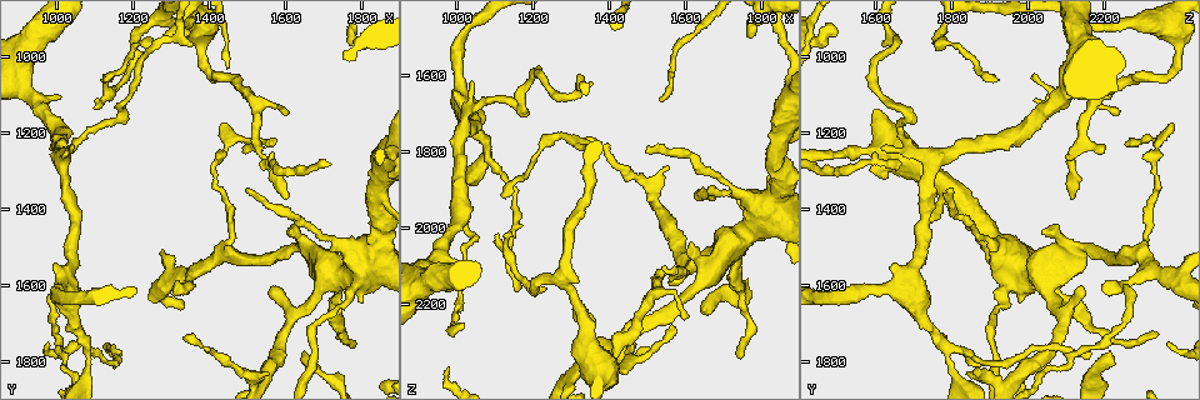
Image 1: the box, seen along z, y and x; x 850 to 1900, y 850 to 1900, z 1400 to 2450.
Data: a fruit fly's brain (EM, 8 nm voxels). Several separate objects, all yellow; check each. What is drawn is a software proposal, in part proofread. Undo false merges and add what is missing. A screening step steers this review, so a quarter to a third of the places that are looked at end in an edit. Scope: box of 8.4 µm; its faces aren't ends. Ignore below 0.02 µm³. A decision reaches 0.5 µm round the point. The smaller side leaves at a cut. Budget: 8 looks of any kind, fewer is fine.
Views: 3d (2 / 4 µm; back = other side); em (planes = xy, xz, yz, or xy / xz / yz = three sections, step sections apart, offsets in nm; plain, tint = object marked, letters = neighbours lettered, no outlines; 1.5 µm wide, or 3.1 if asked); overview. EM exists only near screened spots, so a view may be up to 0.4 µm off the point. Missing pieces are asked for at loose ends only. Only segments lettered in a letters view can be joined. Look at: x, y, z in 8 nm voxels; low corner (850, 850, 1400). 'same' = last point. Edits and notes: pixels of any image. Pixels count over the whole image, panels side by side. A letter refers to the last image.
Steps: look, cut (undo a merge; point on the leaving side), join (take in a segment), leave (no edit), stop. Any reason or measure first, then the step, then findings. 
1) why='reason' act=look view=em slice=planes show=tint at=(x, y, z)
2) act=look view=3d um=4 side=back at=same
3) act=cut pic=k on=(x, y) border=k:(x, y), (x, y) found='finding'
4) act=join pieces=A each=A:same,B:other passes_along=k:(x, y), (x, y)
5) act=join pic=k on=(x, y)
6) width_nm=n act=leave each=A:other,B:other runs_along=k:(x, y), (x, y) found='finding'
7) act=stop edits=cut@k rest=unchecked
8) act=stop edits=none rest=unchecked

why='thin end' act=look view=3d um=4 at=(1435, 1170, 2370)

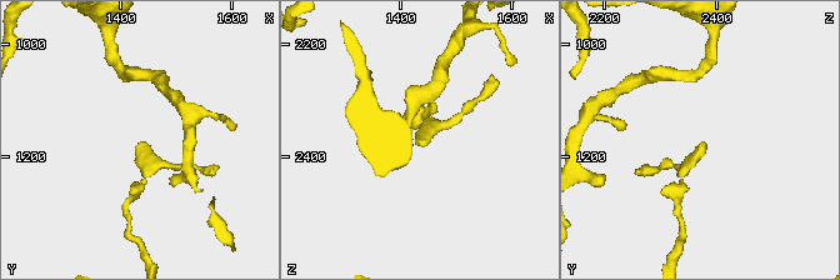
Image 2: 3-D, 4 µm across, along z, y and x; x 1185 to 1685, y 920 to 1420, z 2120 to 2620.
act=look view=em slice=yz step=4 show=letters at=(1435, 1175, 2375)

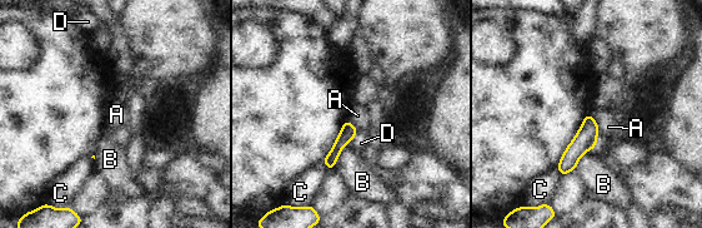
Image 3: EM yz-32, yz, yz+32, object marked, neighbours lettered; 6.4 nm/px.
why='cut it another way' act=look view=em slice=planes show=letters at=same

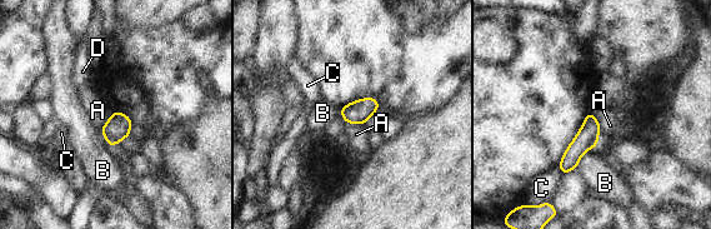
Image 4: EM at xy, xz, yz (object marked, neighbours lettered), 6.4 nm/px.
act=leave each=A:other,B:other,C:other,D:other border=4:(340, 115), (346, 122), (362, 125) found='none of them fits'

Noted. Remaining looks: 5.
why='a narrow waist' act=look view=em slice=planes show=letters at=(1350, 1605, 2265)

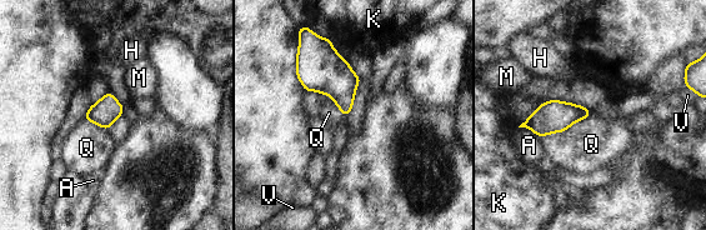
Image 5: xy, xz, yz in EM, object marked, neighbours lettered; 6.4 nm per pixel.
longest_contact=Q:360nm act=leave each=A:other,H:other,K:other,M:other,Q:other,V:other found='one cell here'

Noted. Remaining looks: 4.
why='branch stops here' act=look view=em slice=planes show=letters at=(1155, 1775, 2165)

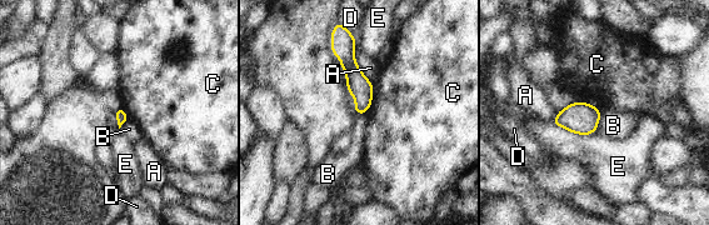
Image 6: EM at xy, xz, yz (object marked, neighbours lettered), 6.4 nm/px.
act=leave each=A:other,B:other,C:other,D:other,E:other border=6:(600, 113), (598, 126), (593, 131) found='none of them fits'

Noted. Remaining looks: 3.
act=stop edits=none rest=unchecked

